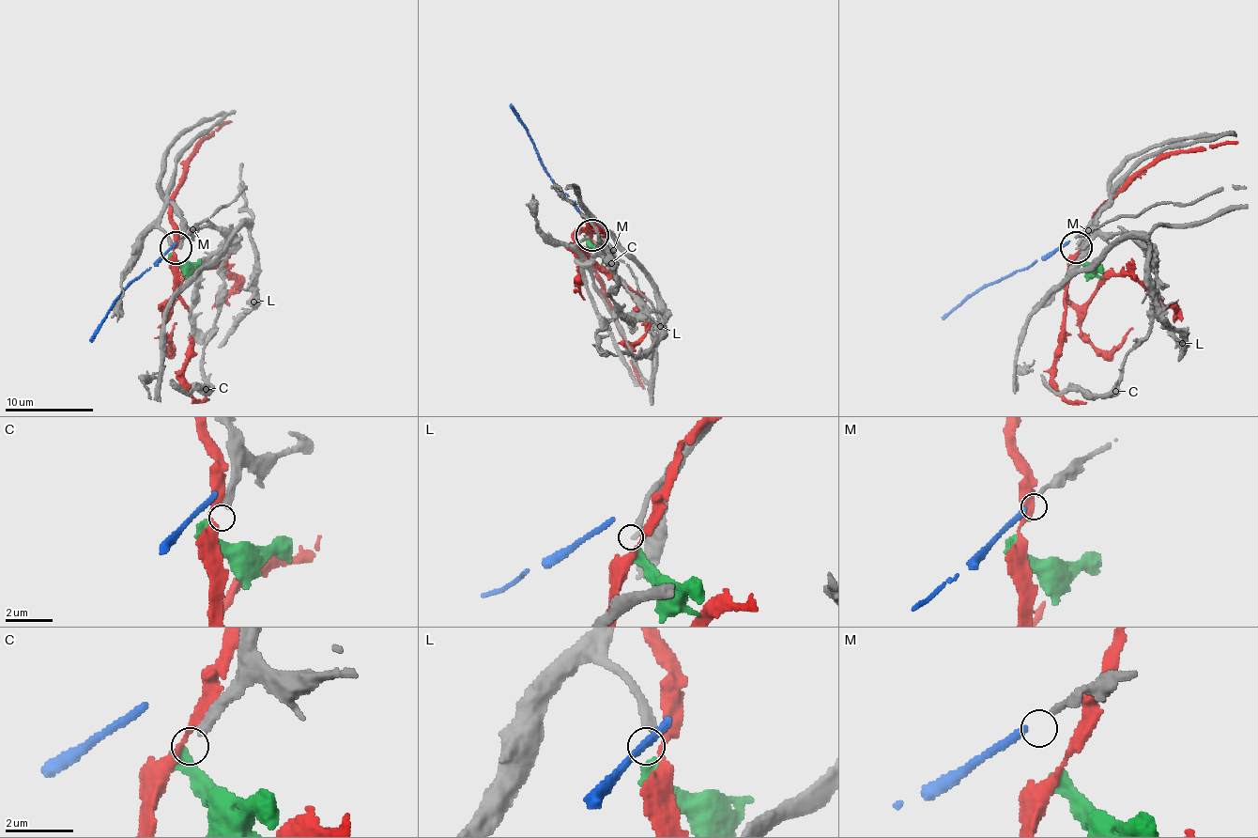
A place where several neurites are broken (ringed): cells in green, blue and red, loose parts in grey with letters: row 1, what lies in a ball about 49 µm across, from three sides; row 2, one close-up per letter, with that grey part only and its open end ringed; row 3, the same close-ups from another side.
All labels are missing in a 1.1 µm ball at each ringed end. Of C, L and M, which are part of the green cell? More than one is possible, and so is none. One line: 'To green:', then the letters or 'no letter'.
To green: L

